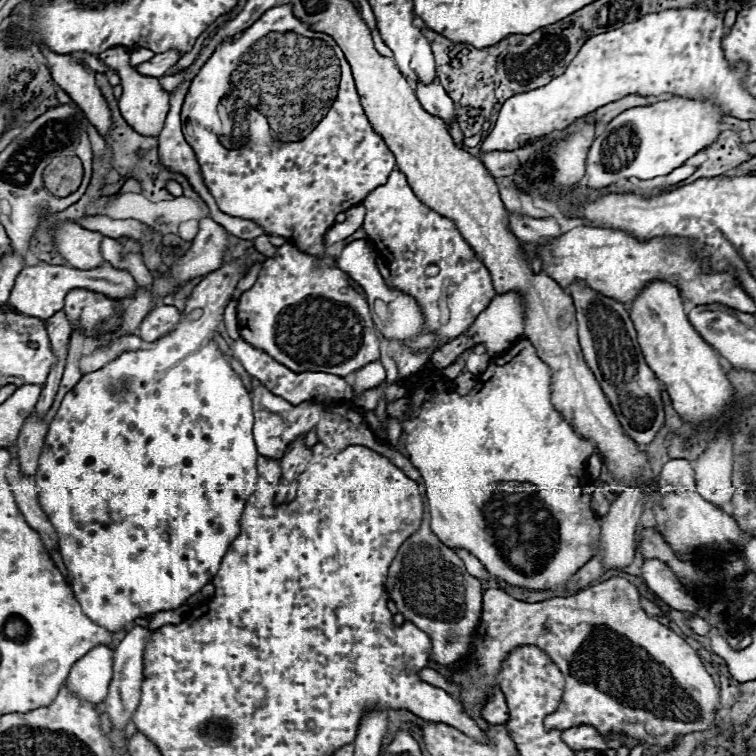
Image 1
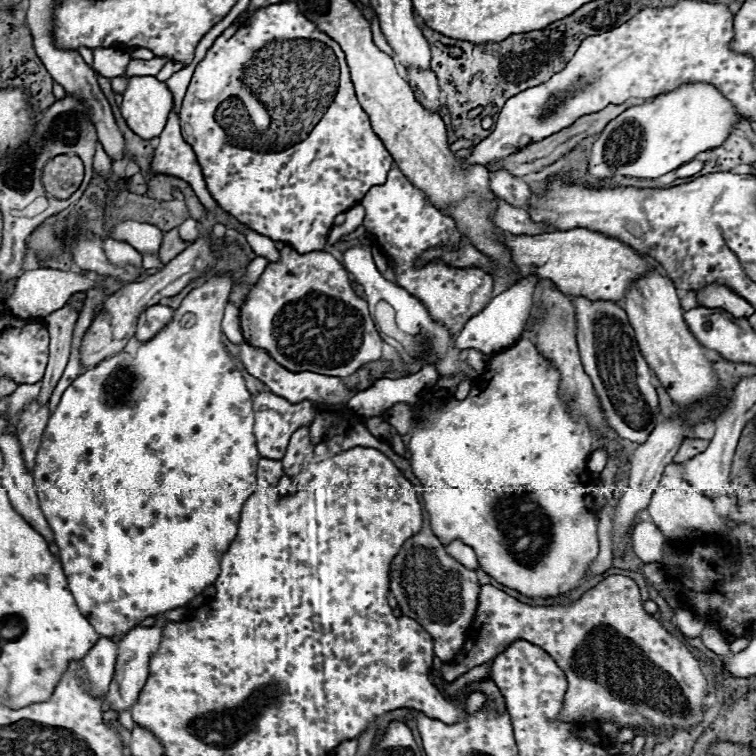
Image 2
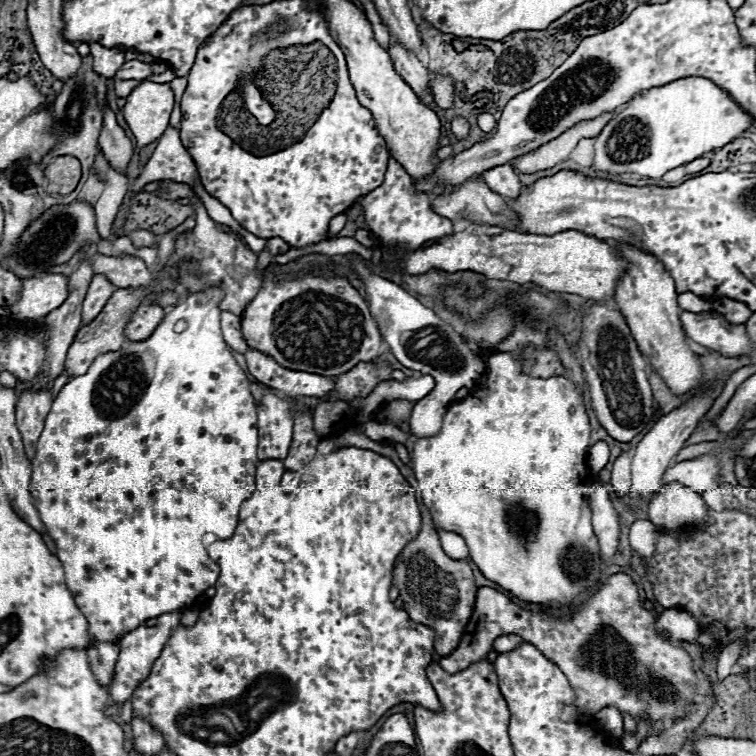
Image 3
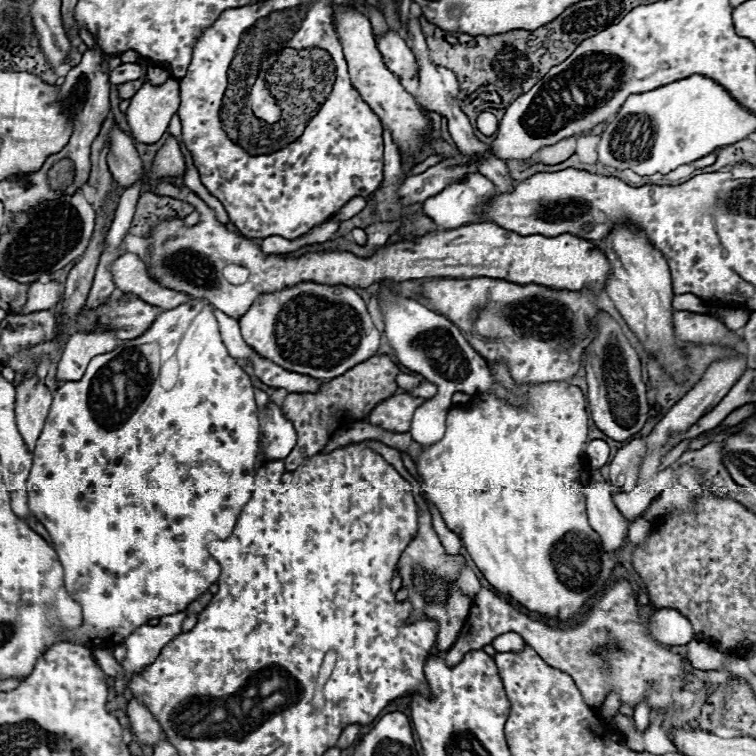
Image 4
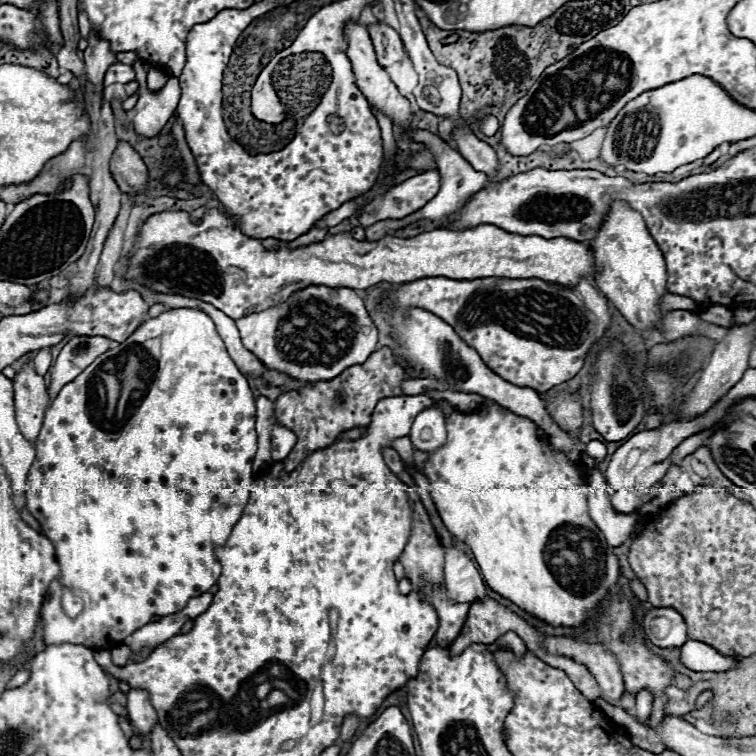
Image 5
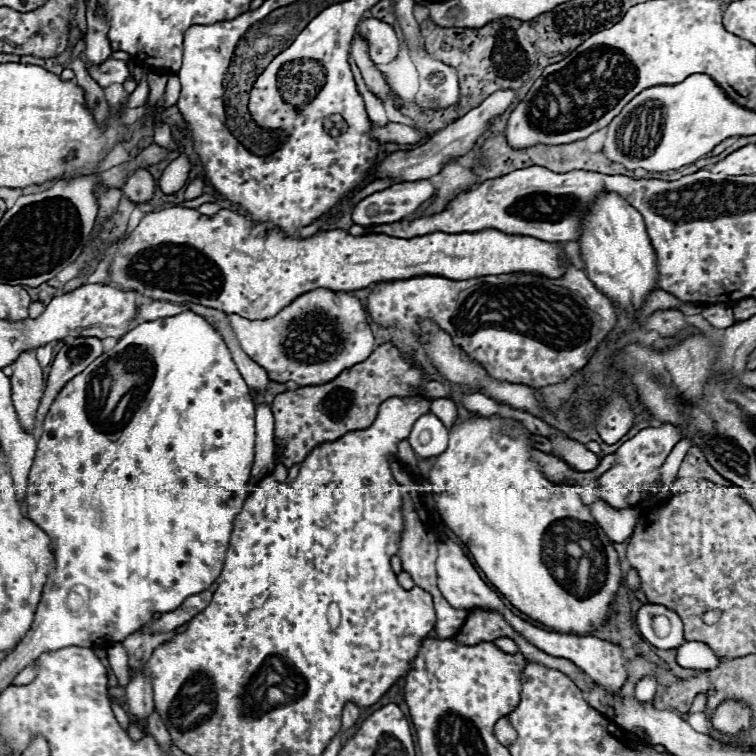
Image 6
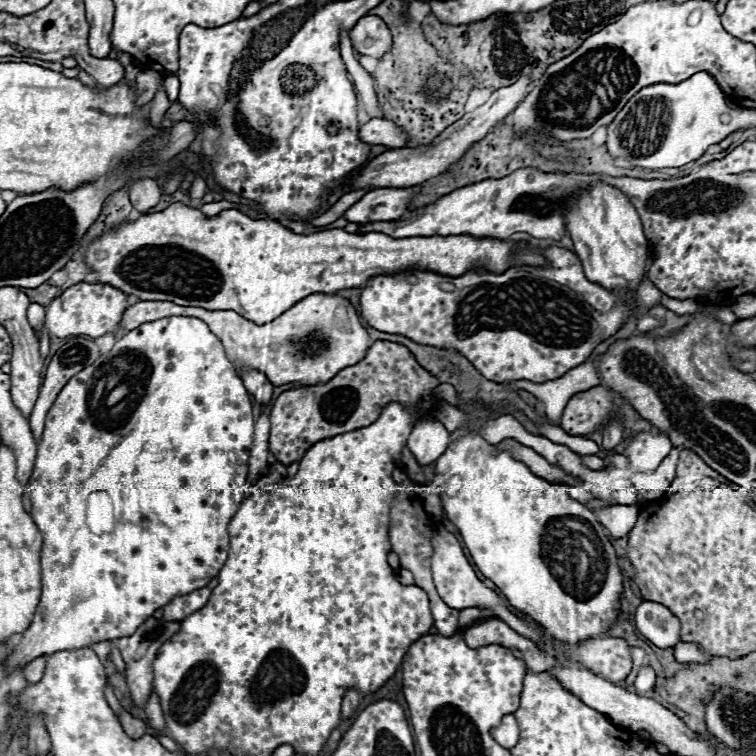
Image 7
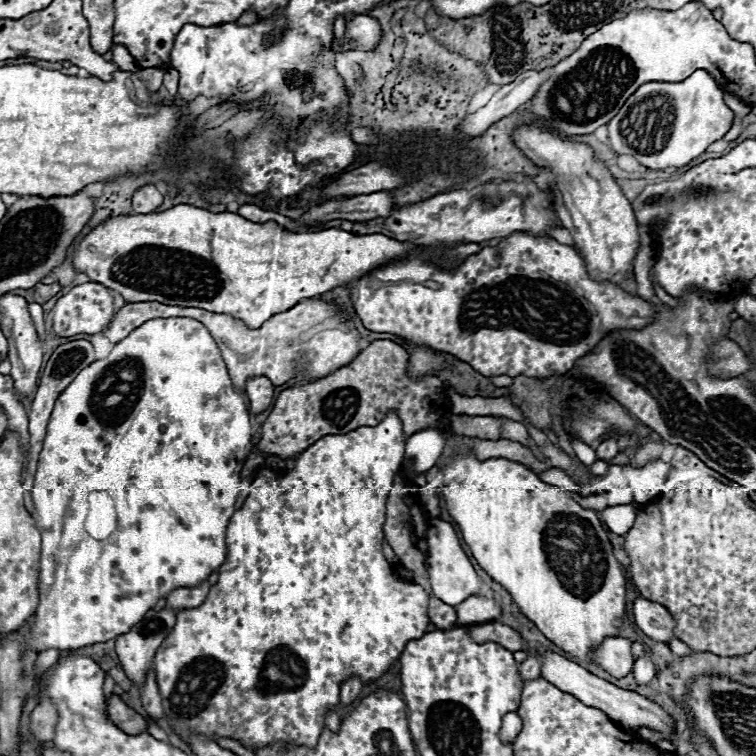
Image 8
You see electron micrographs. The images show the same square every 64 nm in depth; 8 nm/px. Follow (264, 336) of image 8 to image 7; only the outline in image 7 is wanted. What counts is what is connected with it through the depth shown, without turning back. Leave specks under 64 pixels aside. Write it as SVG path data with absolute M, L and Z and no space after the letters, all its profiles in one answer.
M310 294L304 300L296 302L282 316L262 326L256 326L230 310L206 310L194 306L178 306L172 302L142 300L126 308L118 328L112 334L120 338L138 328L142 322L168 318L174 314L202 318L210 326L210 330L222 340L226 356L238 374L242 374L244 368L252 368L264 372L274 386L282 386L288 382L300 382L306 386L328 382L346 366L360 362L370 348L368 334L360 324L356 308L346 298L330 294Z

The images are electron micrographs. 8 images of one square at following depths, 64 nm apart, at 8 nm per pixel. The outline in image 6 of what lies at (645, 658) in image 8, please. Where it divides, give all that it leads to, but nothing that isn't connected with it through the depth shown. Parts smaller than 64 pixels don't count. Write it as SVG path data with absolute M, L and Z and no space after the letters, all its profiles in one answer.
M652 676L640 678L636 684L636 698L640 702L652 702L654 694L656 694L656 680Z

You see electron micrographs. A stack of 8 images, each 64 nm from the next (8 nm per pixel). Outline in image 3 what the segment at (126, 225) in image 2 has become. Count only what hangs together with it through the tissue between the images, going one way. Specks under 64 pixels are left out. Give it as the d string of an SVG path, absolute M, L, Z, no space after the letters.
M136 230L136 232L128 234L128 236L130 236L130 240L132 240L134 244L156 246L156 242L158 242L158 236L156 236L156 234L152 234L152 232L148 232L148 230Z

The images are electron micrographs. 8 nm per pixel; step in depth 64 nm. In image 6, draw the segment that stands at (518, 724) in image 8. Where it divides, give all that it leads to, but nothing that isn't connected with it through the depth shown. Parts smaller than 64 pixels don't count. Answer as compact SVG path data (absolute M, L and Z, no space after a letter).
M498 722L496 726L498 726L498 728L494 730L494 736L498 738L498 742L500 742L502 746L510 746L510 744L514 744L516 730L512 728L512 724L510 724L510 722Z

